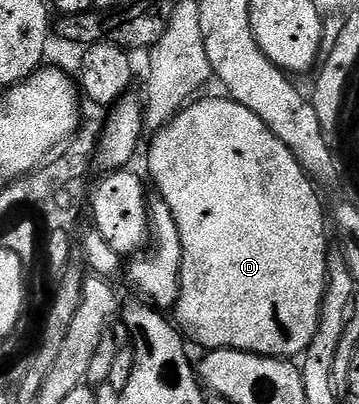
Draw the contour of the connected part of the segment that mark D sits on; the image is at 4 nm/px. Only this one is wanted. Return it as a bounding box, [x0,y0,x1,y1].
[148,97,330,359]

